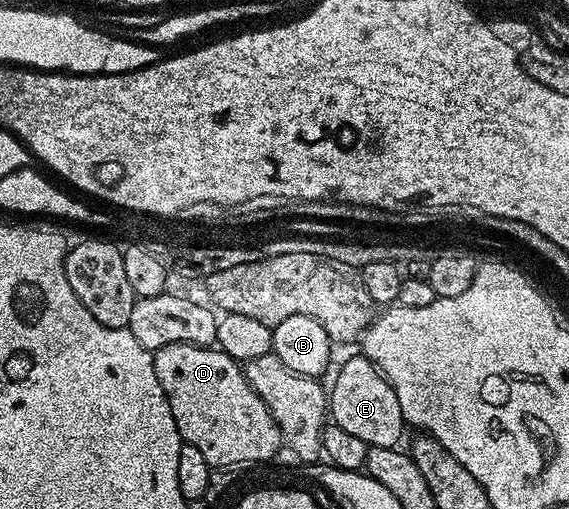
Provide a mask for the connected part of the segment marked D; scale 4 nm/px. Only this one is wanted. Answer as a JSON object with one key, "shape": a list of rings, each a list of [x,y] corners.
{"shape":[[[171,344],[170,346],[162,346],[155,349],[152,352],[152,361],[154,362],[154,374],[158,374],[158,382],[162,382],[162,390],[166,394],[166,402],[170,402],[170,414],[174,414],[174,422],[180,431],[181,441],[190,446],[195,446],[198,450],[202,450],[202,455],[206,457],[206,462],[211,468],[214,470],[239,469],[241,467],[240,464],[260,464],[263,460],[270,459],[279,448],[282,448],[280,431],[266,406],[266,402],[262,402],[262,398],[258,398],[258,394],[254,394],[254,386],[250,386],[250,382],[244,377],[243,367],[238,361],[230,358],[225,352],[220,351],[219,347],[209,346],[203,348],[197,344]]]}

